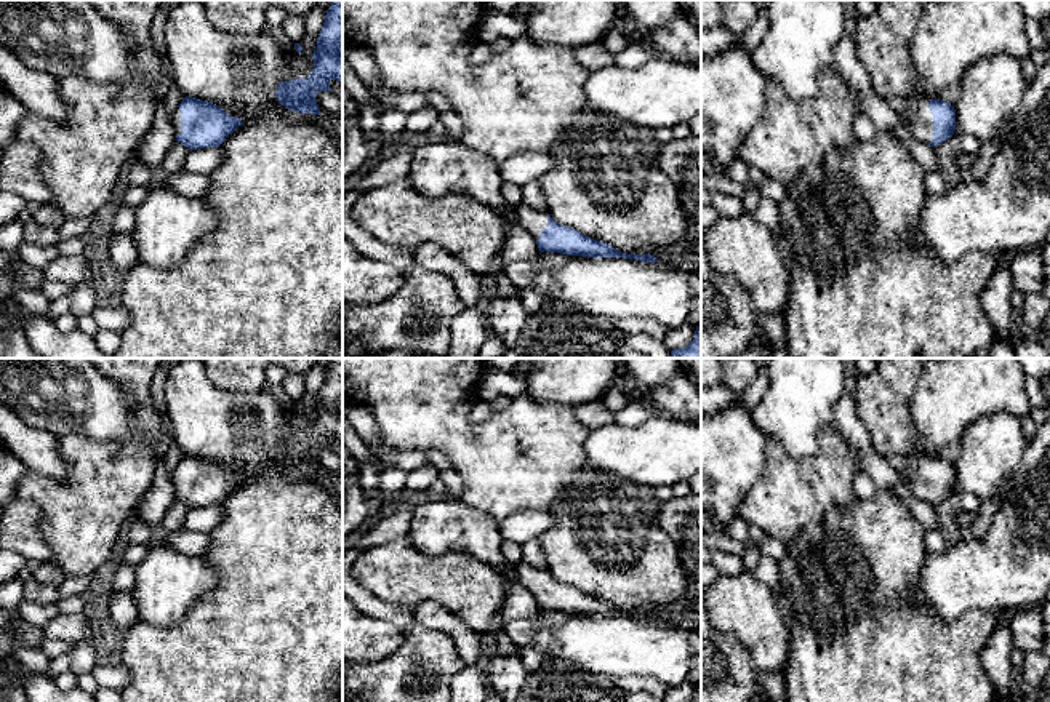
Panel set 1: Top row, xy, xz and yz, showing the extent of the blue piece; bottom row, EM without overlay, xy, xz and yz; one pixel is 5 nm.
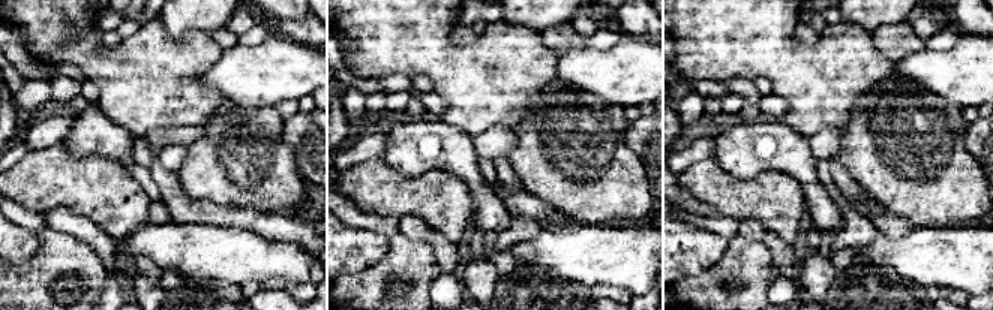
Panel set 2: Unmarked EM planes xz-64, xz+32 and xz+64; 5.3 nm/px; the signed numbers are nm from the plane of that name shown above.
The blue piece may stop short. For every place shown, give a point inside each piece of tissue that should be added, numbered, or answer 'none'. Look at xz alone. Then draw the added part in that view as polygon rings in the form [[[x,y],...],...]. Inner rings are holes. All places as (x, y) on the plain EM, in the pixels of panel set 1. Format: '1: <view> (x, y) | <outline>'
1: xz (533, 579) | [[[523,560],[515,568],[517,579],[535,598],[547,585],[547,569],[535,568]]]

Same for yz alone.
1: yz (914, 470) | [[[890,454],[885,456],[911,493],[924,502],[933,496],[933,473],[928,467],[928,456]]]

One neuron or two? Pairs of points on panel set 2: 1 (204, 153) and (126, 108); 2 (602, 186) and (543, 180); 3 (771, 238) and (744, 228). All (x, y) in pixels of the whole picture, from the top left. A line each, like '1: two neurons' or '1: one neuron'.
1: two neurons
2: one neuron
3: one neuron

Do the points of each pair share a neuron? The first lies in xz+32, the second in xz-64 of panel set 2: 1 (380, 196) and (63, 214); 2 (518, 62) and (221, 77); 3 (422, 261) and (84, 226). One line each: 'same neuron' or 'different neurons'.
1: different neurons
2: different neurons
3: different neurons

